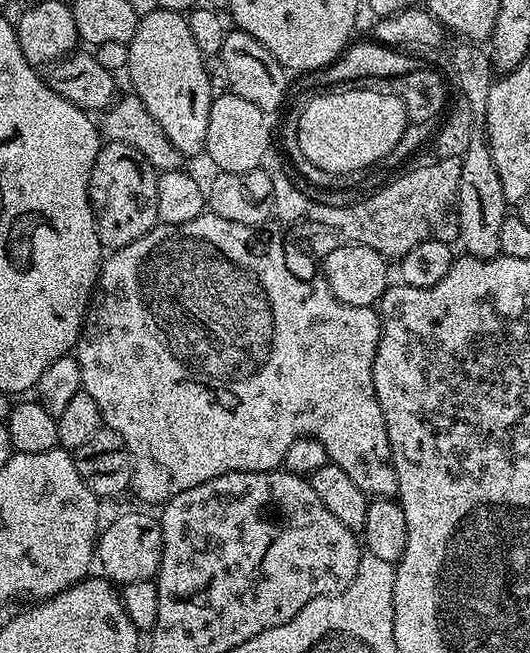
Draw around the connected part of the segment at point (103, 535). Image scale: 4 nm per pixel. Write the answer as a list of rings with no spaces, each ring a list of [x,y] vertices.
[[[124,512],[103,525],[94,549],[95,559],[105,577],[117,586],[151,580],[162,562],[162,526],[148,512]]]

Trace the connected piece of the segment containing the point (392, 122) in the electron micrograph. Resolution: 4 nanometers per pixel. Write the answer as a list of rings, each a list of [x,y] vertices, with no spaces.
[[[328,90],[323,94],[316,94],[312,101],[300,112],[294,124],[294,130],[298,134],[298,146],[322,170],[331,172],[342,172],[351,174],[359,168],[368,168],[371,164],[387,161],[388,155],[398,146],[398,138],[402,138],[404,129],[408,127],[410,121],[404,103],[390,94],[378,94],[374,90]]]

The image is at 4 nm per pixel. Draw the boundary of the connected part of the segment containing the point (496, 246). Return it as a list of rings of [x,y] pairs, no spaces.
[[[473,134],[470,146],[466,146],[466,154],[460,157],[462,162],[462,178],[458,194],[458,222],[460,223],[459,243],[464,244],[463,251],[479,260],[492,260],[501,255],[498,233],[502,230],[502,222],[506,215],[506,201],[502,182],[498,178],[498,170],[494,170],[494,158],[490,158],[490,146],[483,135]]]

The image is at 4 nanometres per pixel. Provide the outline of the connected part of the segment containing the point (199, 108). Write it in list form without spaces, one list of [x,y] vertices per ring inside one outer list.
[[[157,8],[154,14],[139,17],[134,38],[128,41],[130,58],[126,76],[132,79],[131,91],[142,102],[146,102],[146,110],[154,114],[158,126],[166,133],[166,138],[178,146],[185,158],[192,158],[195,152],[204,152],[206,142],[206,126],[210,126],[210,106],[214,99],[212,80],[208,77],[206,58],[198,50],[198,42],[194,42],[193,25],[184,21],[179,12],[167,12],[165,8]]]

